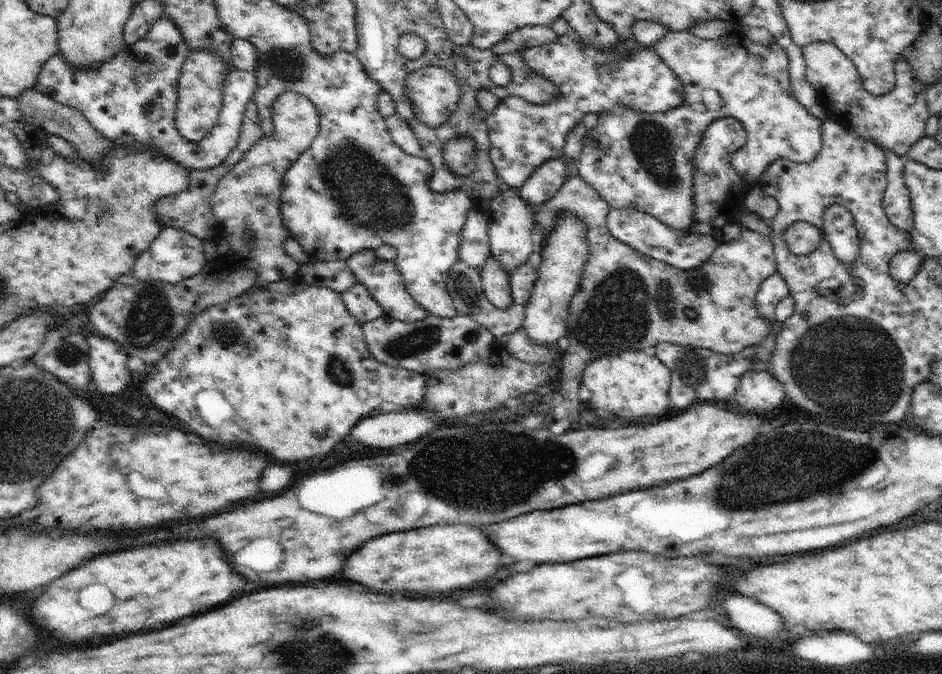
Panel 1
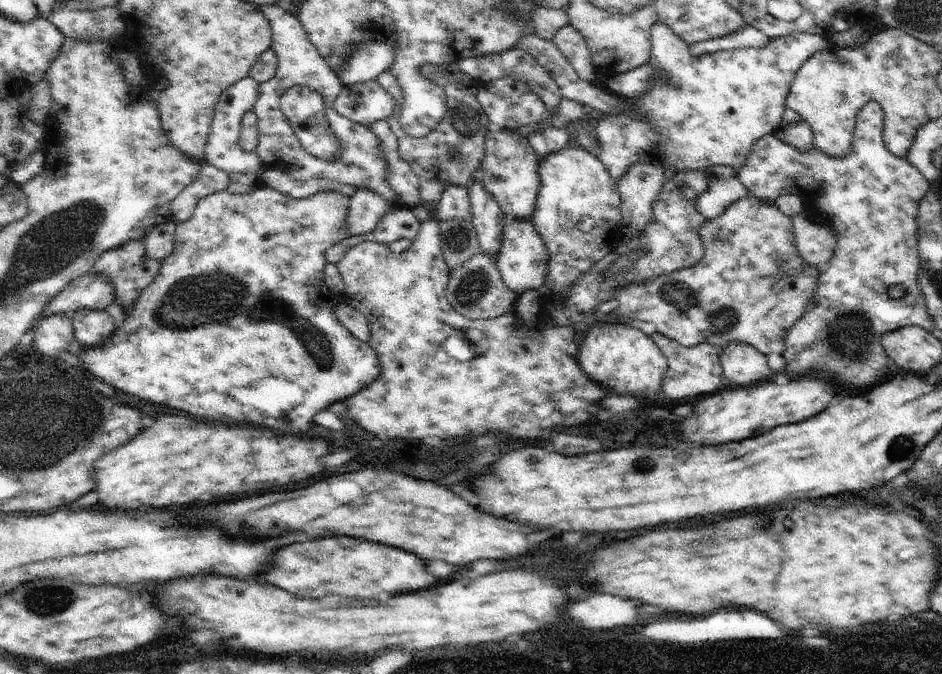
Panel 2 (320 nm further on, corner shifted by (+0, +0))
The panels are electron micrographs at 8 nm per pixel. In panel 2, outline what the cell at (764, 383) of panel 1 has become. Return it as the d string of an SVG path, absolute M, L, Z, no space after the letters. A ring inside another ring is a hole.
M728 343L720 348L723 376L736 386L747 387L768 379L779 379L766 361L766 355L744 343Z

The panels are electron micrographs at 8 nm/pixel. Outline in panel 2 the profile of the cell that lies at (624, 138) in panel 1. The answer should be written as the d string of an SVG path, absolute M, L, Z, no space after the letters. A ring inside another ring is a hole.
M658 23L652 27L651 30L651 57L649 62L651 65L658 67L659 74L655 75L657 78L657 84L651 85L651 88L647 90L646 95L639 99L627 99L622 98L630 103L634 103L637 108L630 109L622 116L616 116L611 114L602 113L596 120L589 122L589 126L598 135L601 140L602 148L601 151L596 155L606 166L610 173L610 176L618 182L622 175L630 168L631 164L637 163L638 161L646 161L647 163L658 162L663 168L663 164L668 161L671 164L670 169L664 169L666 172L666 178L669 179L670 176L680 174L680 172L691 171L698 169L704 172L708 167L713 167L716 165L732 167L738 170L750 155L751 148L753 144L760 140L764 135L772 133L774 128L778 126L781 122L783 112L786 106L786 97L789 95L789 90L791 89L792 83L794 82L795 76L797 75L797 70L806 62L807 58L810 58L815 52L821 51L822 49L832 46L830 44L827 36L824 35L813 35L810 33L794 33L793 35L786 35L785 37L780 37L777 39L771 39L771 41L766 44L766 46L761 49L755 48L739 48L730 49L729 51L718 51L715 53L710 53L709 55L704 55L701 57L692 56L690 50L690 45L686 41L683 41L679 36L674 34L671 28L668 28L665 24Z

